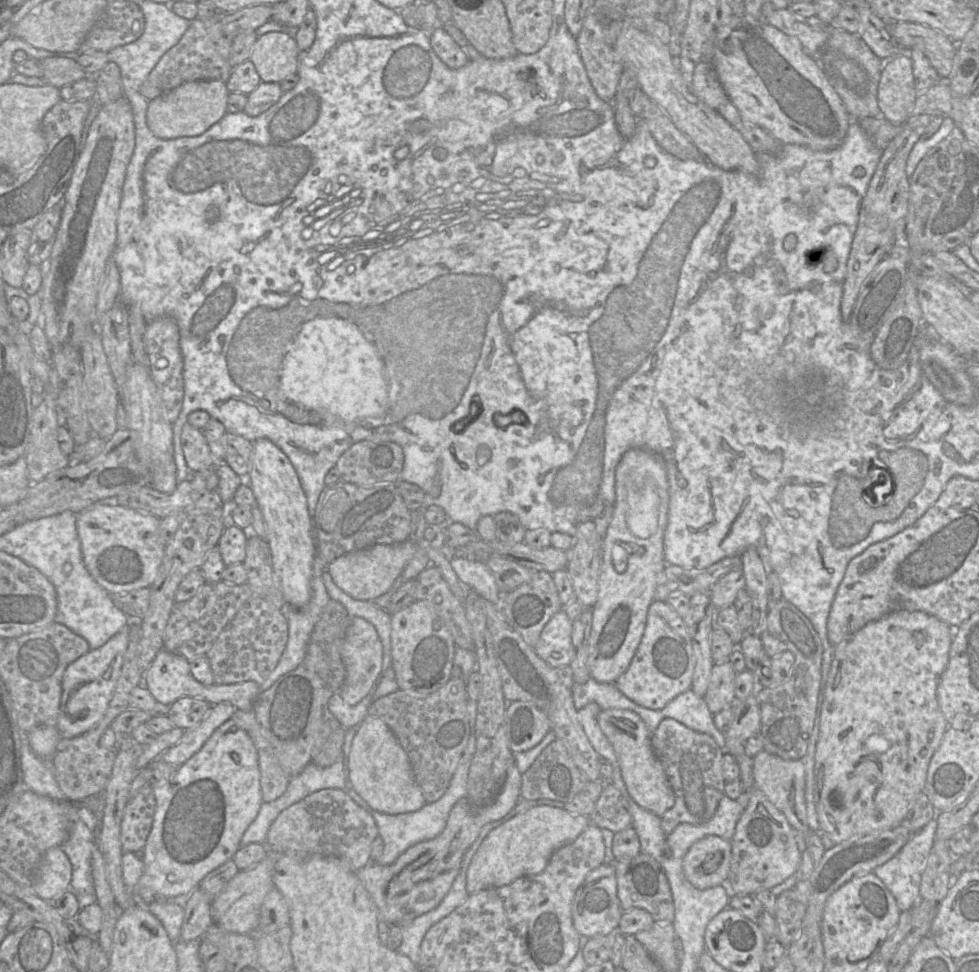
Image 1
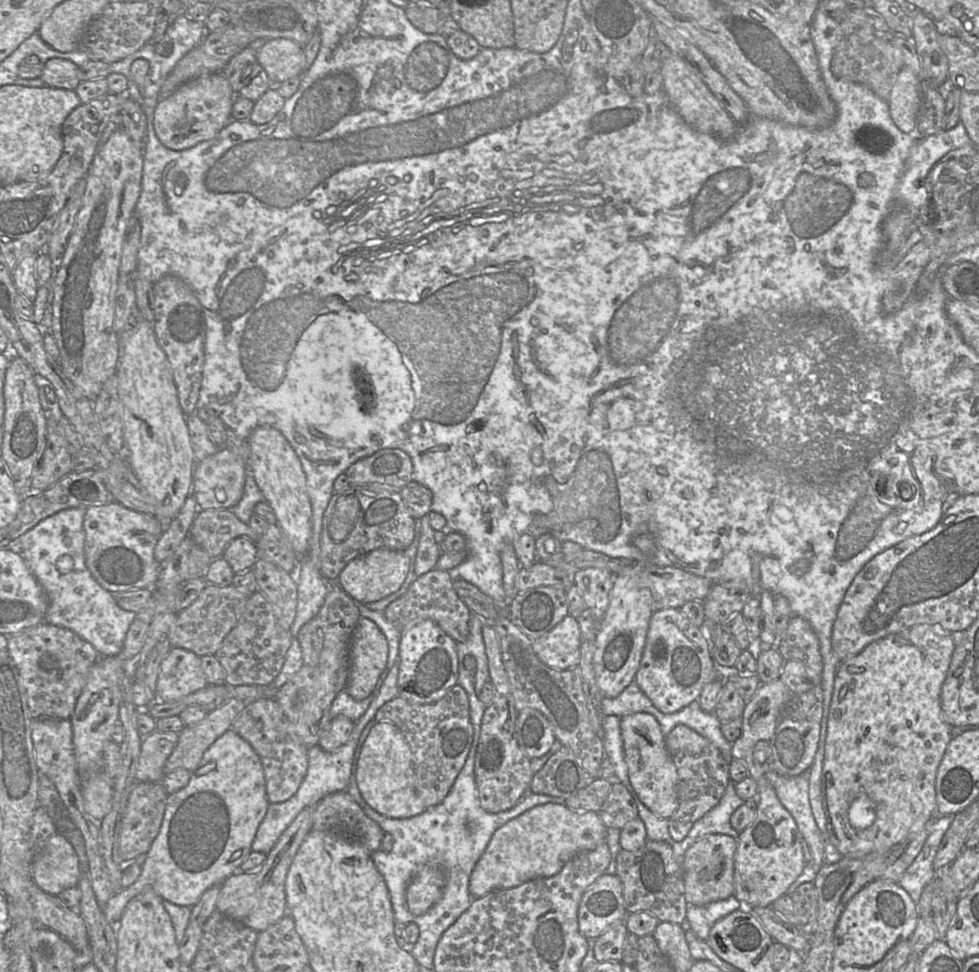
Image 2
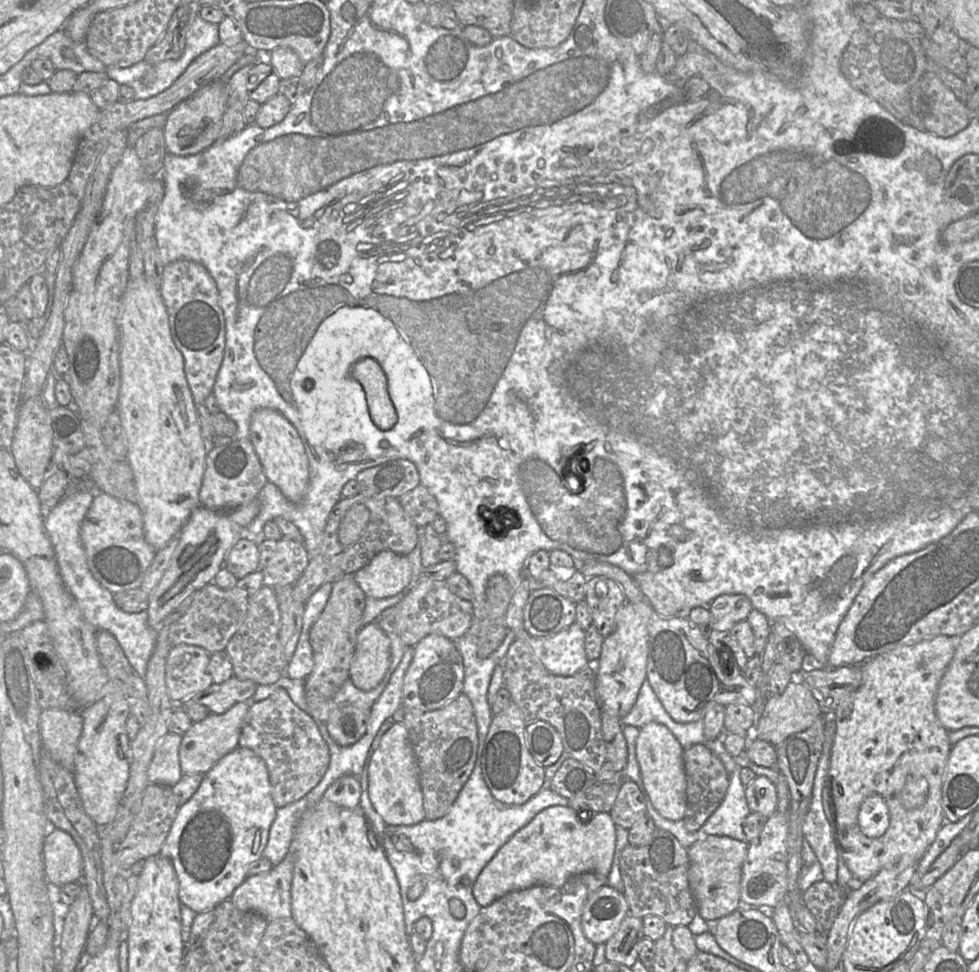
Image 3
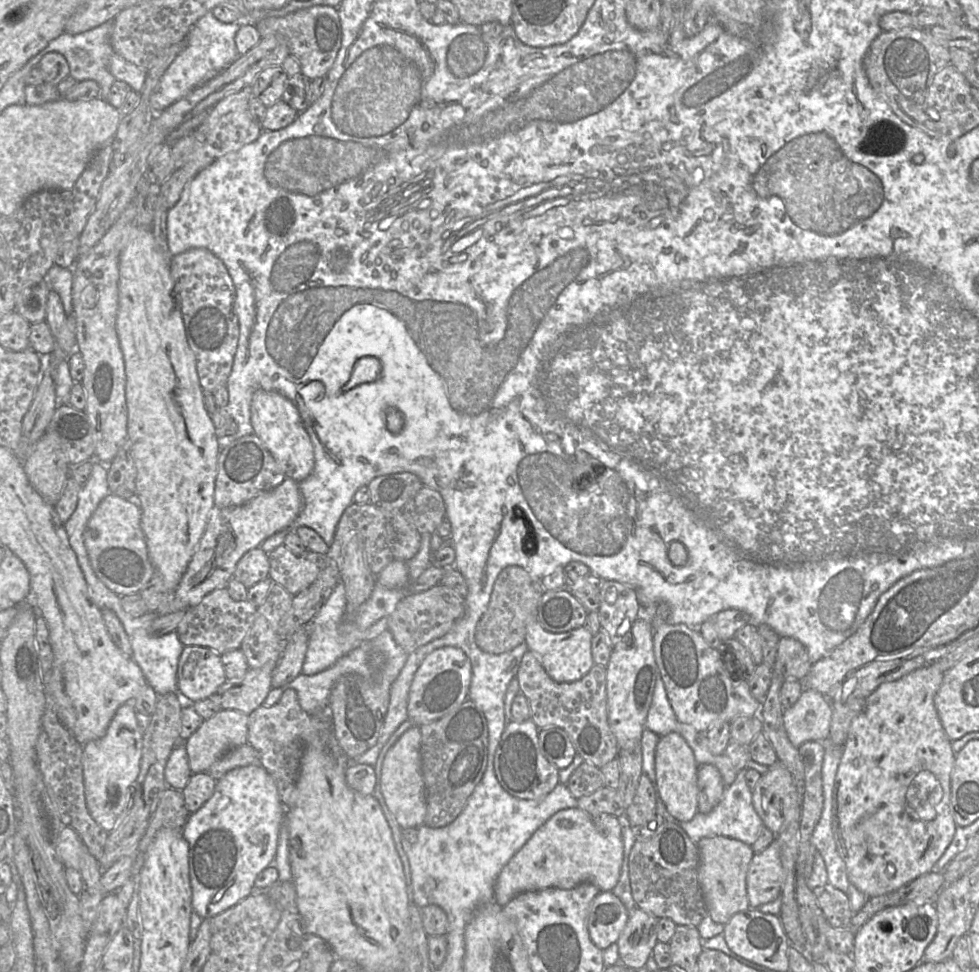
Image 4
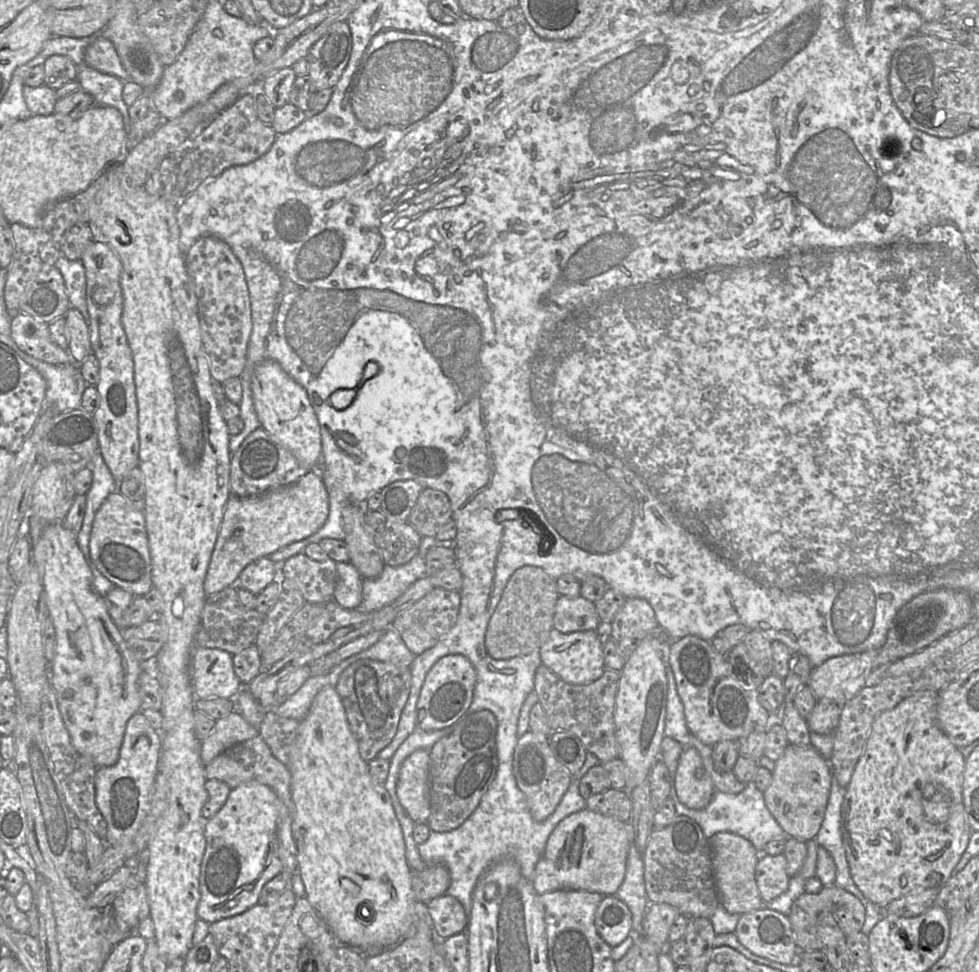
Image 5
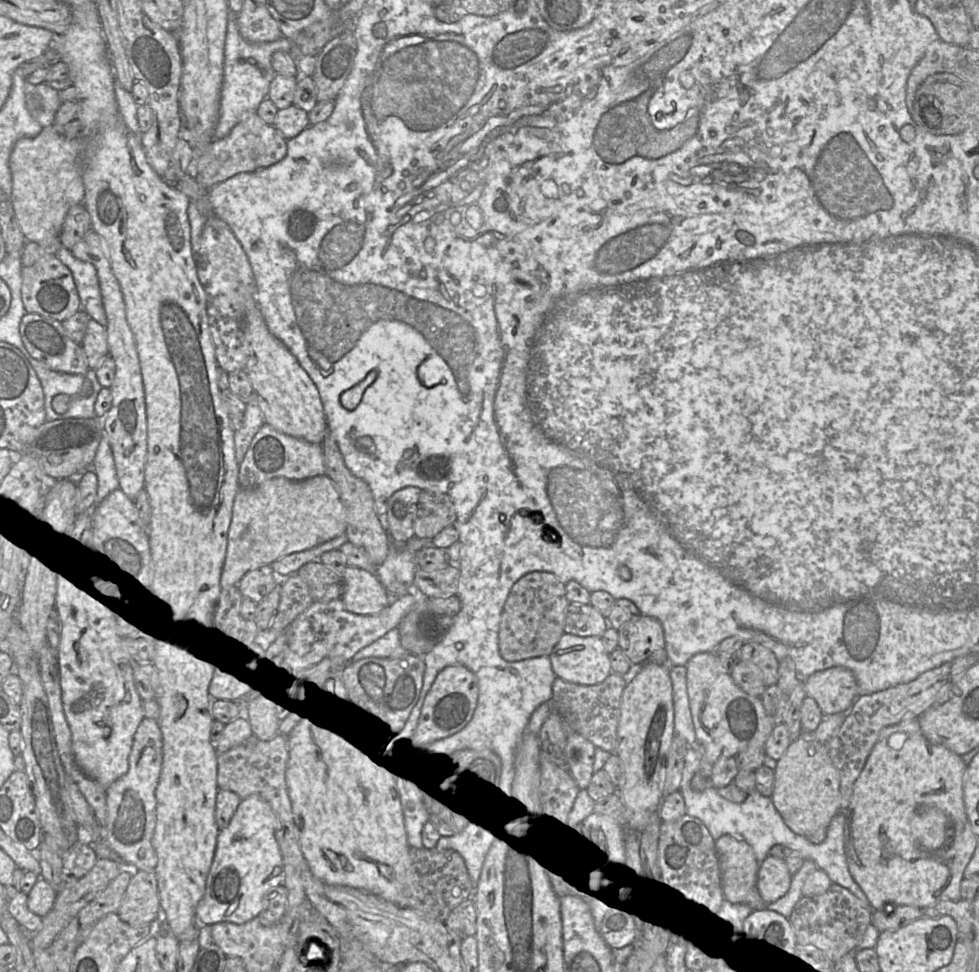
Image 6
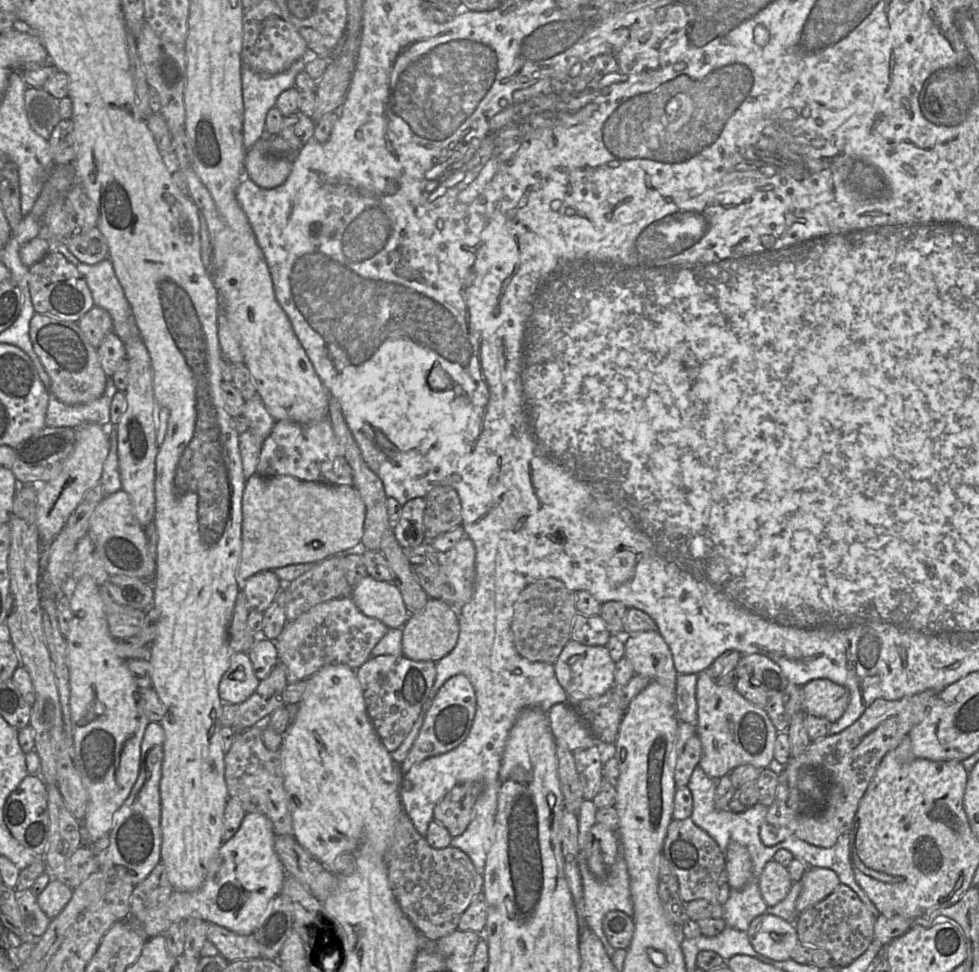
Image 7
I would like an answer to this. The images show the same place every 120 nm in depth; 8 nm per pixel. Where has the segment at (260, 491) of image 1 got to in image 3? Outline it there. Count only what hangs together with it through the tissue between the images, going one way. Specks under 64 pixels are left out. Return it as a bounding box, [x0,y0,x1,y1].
[249,408,309,503]

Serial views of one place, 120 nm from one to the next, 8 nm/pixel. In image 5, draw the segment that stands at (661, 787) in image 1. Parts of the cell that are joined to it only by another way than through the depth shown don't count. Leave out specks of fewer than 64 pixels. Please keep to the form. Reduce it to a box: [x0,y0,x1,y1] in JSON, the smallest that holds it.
[672,746,715,810]

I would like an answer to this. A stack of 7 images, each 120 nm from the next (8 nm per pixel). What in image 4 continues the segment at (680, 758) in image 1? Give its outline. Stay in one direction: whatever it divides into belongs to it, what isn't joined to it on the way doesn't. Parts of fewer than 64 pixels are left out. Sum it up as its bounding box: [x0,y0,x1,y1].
[697,764,726,813]

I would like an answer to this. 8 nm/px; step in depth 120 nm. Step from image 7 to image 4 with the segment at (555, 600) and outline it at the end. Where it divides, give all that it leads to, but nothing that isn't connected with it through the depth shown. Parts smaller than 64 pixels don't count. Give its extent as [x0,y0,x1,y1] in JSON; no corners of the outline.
[476,566,544,654]

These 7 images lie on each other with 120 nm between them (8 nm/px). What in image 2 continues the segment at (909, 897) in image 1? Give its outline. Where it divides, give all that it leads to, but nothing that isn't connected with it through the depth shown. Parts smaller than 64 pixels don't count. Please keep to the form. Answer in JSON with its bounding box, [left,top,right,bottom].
[898,813,953,904]

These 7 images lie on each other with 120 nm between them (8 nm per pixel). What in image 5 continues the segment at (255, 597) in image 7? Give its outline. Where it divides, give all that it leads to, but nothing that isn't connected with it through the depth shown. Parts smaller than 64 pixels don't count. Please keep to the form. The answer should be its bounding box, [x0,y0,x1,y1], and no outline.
[235,557,278,596]

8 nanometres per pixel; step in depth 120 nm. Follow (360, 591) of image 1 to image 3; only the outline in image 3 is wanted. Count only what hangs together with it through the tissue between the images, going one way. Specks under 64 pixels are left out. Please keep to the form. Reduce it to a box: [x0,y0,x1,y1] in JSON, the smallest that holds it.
[353,550,411,598]

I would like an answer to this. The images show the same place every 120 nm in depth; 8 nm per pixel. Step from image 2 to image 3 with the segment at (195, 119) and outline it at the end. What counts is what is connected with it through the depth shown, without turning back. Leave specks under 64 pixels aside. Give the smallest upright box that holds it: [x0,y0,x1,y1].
[163,80,227,156]

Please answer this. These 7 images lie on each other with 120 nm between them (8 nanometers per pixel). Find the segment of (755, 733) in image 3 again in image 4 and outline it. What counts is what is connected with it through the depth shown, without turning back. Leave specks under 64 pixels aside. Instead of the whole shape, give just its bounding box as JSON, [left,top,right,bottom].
[783,686,832,747]

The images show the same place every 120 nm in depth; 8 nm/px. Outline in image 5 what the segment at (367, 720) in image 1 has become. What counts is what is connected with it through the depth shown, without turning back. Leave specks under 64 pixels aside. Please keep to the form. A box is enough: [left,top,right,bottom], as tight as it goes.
[397,749,430,824]

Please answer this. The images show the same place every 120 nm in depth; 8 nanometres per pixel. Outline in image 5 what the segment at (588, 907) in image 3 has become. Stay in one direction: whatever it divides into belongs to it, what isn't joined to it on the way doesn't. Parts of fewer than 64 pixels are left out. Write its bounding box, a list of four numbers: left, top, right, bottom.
[594,896,633,948]

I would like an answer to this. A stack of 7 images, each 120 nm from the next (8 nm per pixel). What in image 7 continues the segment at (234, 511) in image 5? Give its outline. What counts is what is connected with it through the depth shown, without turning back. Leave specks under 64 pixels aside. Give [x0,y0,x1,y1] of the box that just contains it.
[236,475,365,590]

